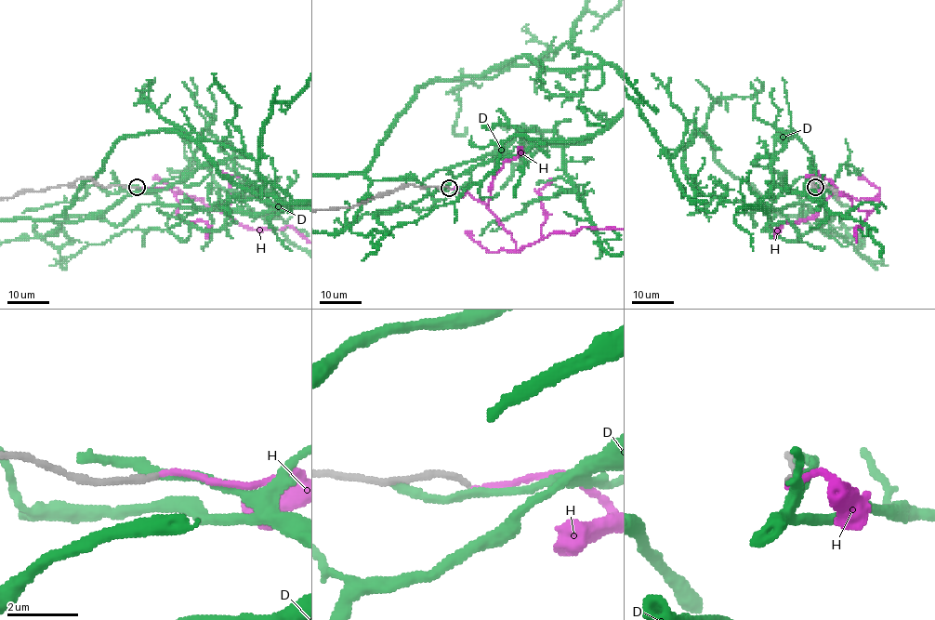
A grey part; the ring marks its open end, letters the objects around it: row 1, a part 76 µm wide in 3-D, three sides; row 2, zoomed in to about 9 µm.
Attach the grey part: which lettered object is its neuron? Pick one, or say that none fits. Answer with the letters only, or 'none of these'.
H

